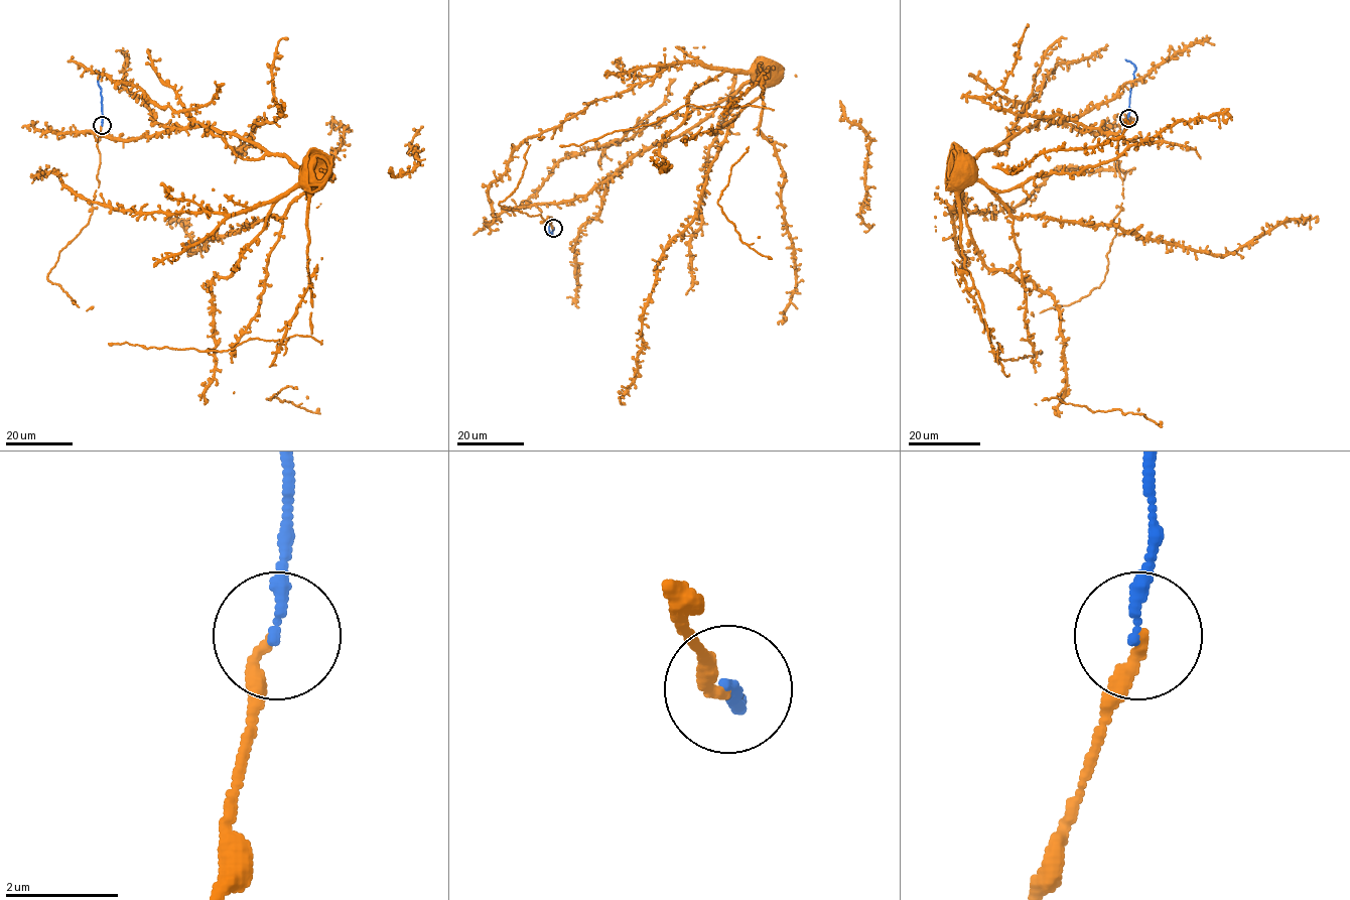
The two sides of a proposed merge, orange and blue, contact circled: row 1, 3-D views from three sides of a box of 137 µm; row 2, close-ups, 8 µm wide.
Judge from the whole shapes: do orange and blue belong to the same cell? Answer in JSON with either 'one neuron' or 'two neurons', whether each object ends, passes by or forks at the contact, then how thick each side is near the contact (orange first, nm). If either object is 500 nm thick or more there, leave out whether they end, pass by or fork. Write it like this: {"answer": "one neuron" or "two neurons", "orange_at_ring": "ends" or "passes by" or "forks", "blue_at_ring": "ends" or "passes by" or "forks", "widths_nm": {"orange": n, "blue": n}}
{"answer": "one neuron", "orange_at_ring": "ends", "blue_at_ring": "ends", "widths_nm": {"orange": 200, "blue": 200}}

